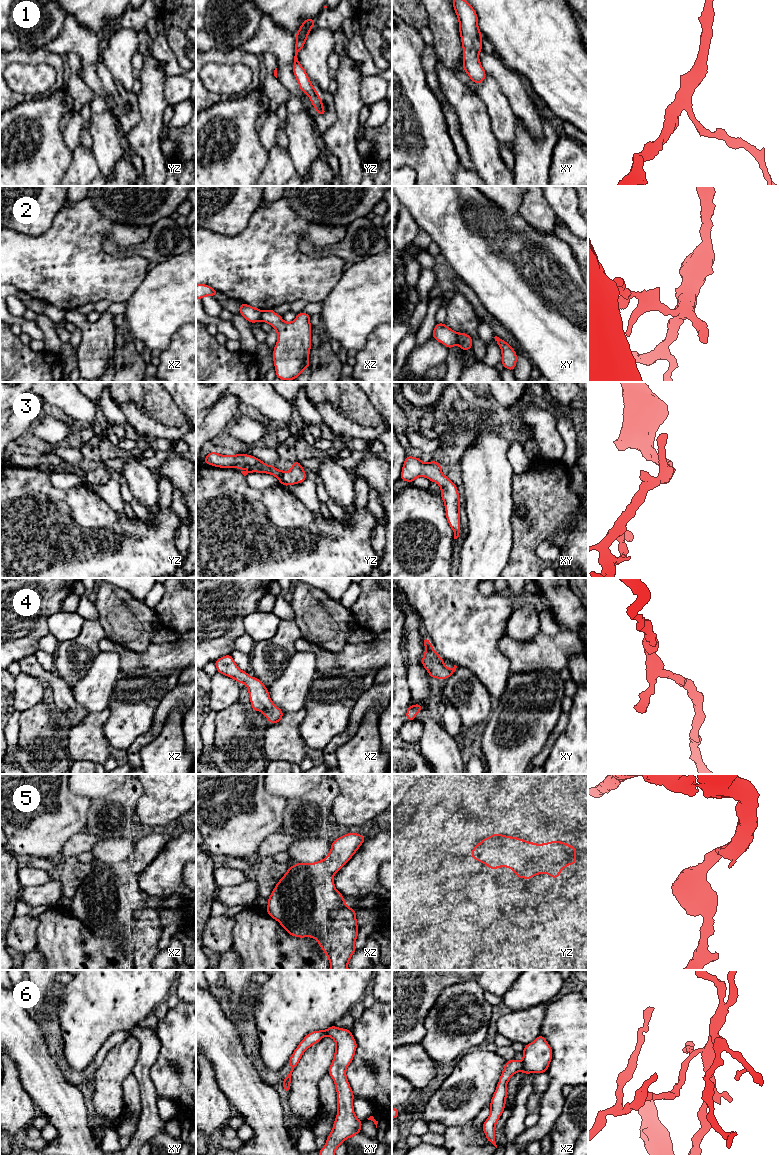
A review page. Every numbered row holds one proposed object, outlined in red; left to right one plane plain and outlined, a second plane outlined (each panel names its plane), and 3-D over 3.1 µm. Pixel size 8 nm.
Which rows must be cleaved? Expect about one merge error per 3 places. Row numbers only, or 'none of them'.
2, 6

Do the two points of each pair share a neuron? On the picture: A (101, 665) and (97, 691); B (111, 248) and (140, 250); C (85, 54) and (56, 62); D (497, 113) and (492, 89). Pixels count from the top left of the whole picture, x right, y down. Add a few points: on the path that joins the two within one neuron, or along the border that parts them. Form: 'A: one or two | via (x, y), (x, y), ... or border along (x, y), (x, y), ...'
A: one | via (101, 671), (101, 678), (97, 685)
B: one | via (118, 251), (133, 251)
C: two | border along (53, 52), (60, 55)
D: one | via (497, 107), (492, 95)

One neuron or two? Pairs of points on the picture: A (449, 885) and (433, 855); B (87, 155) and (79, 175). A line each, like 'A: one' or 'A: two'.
A: one
B: one

